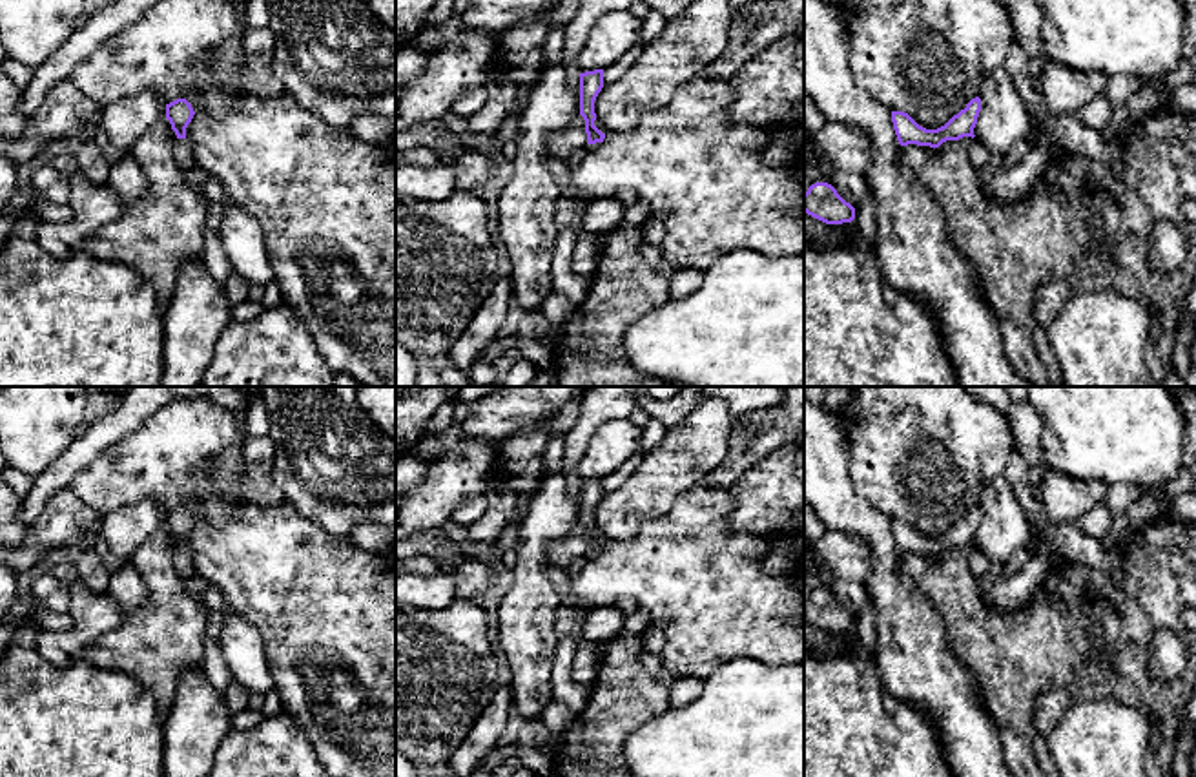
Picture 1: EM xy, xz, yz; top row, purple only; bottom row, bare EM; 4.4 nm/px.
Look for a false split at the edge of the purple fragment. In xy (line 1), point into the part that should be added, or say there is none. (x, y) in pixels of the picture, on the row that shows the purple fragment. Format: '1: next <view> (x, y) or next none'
1: next none

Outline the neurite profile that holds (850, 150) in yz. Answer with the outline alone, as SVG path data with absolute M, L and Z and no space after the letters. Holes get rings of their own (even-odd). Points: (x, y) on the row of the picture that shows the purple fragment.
M826 120L826 124L808 139L831 159L837 168L864 173L870 164L871 142L866 135L850 126Z

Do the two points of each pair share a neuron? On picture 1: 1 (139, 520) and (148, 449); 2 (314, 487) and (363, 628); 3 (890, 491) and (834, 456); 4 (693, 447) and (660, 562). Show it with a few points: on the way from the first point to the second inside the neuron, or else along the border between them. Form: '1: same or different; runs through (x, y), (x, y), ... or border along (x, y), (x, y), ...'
1: different; border along (163, 511), (148, 500), (139, 500), (103, 515)
2: different; border along (294, 509), (330, 533), (347, 538)
3: different; border along (839, 424), (846, 440), (852, 487), (868, 504)
4: different; border along (701, 480), (686, 489), (662, 515), (648, 520)

